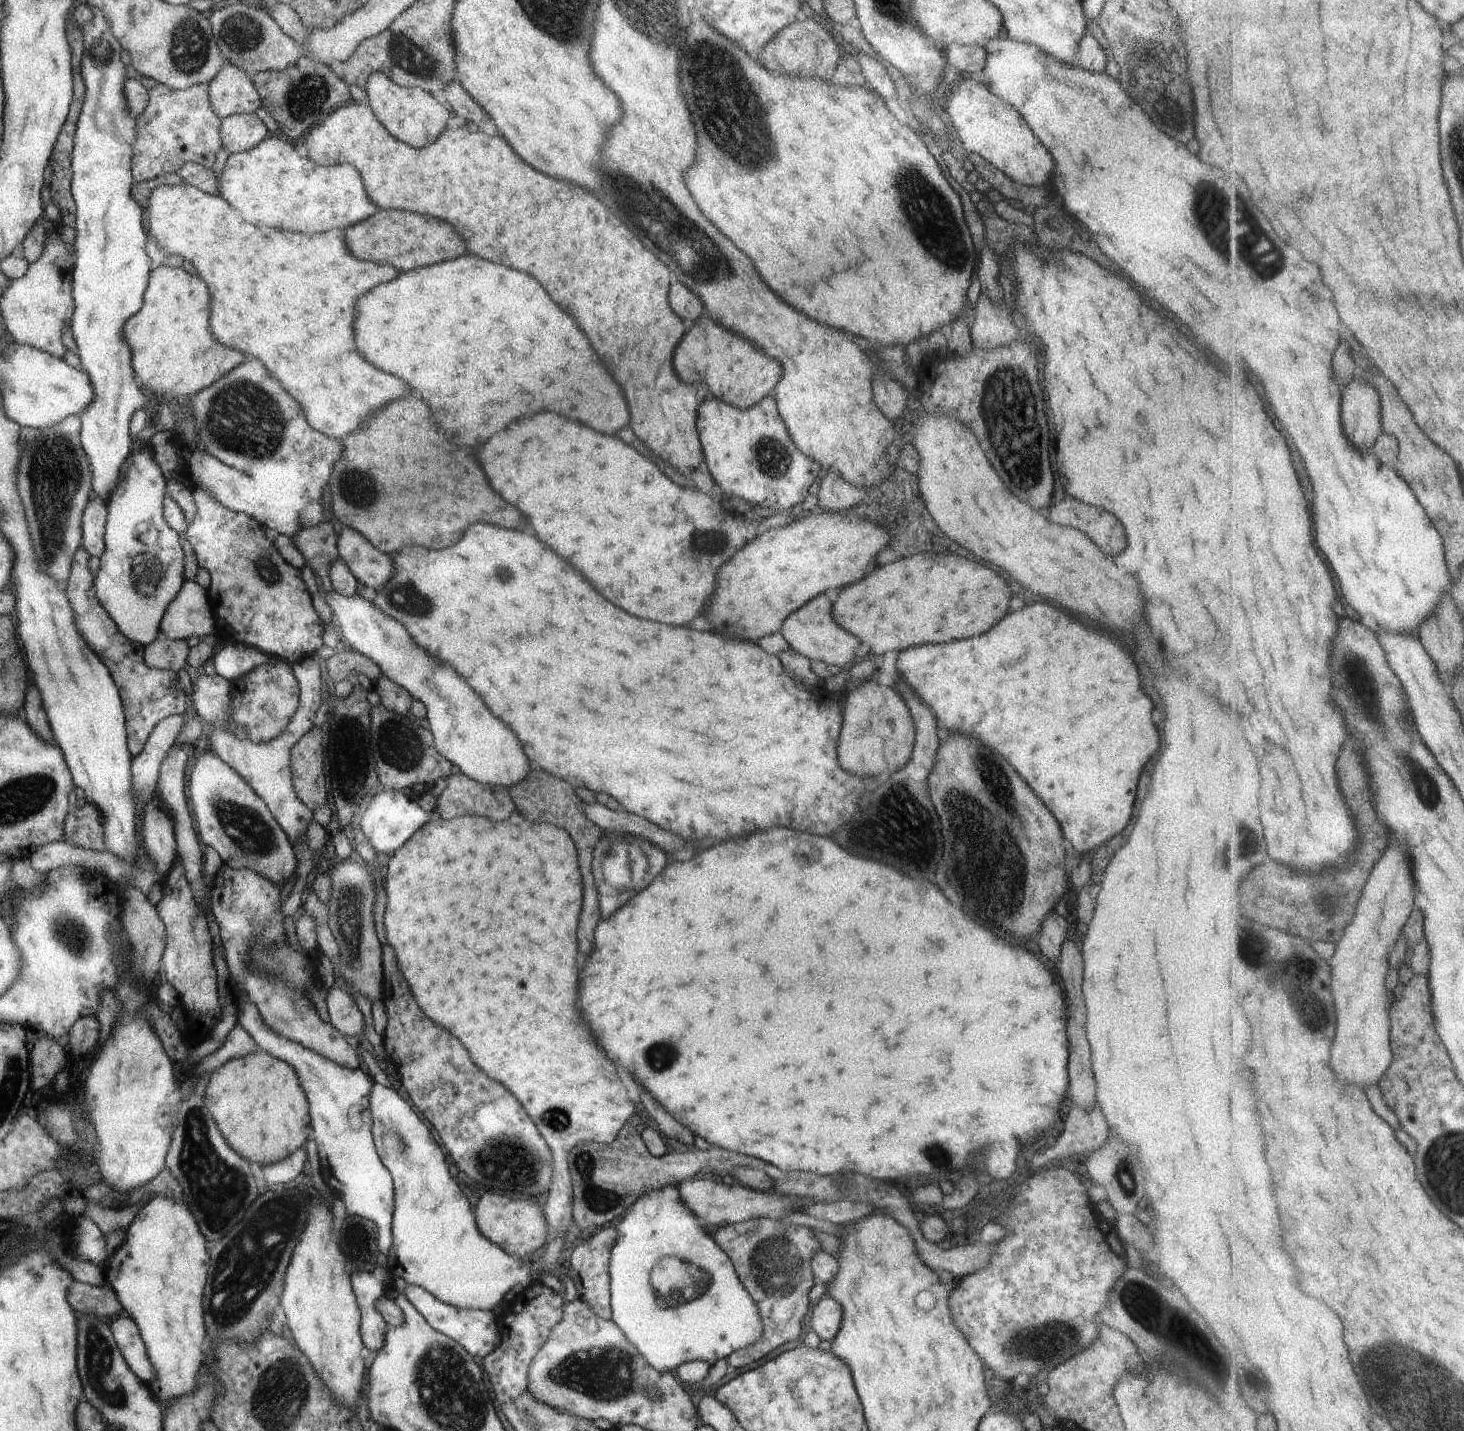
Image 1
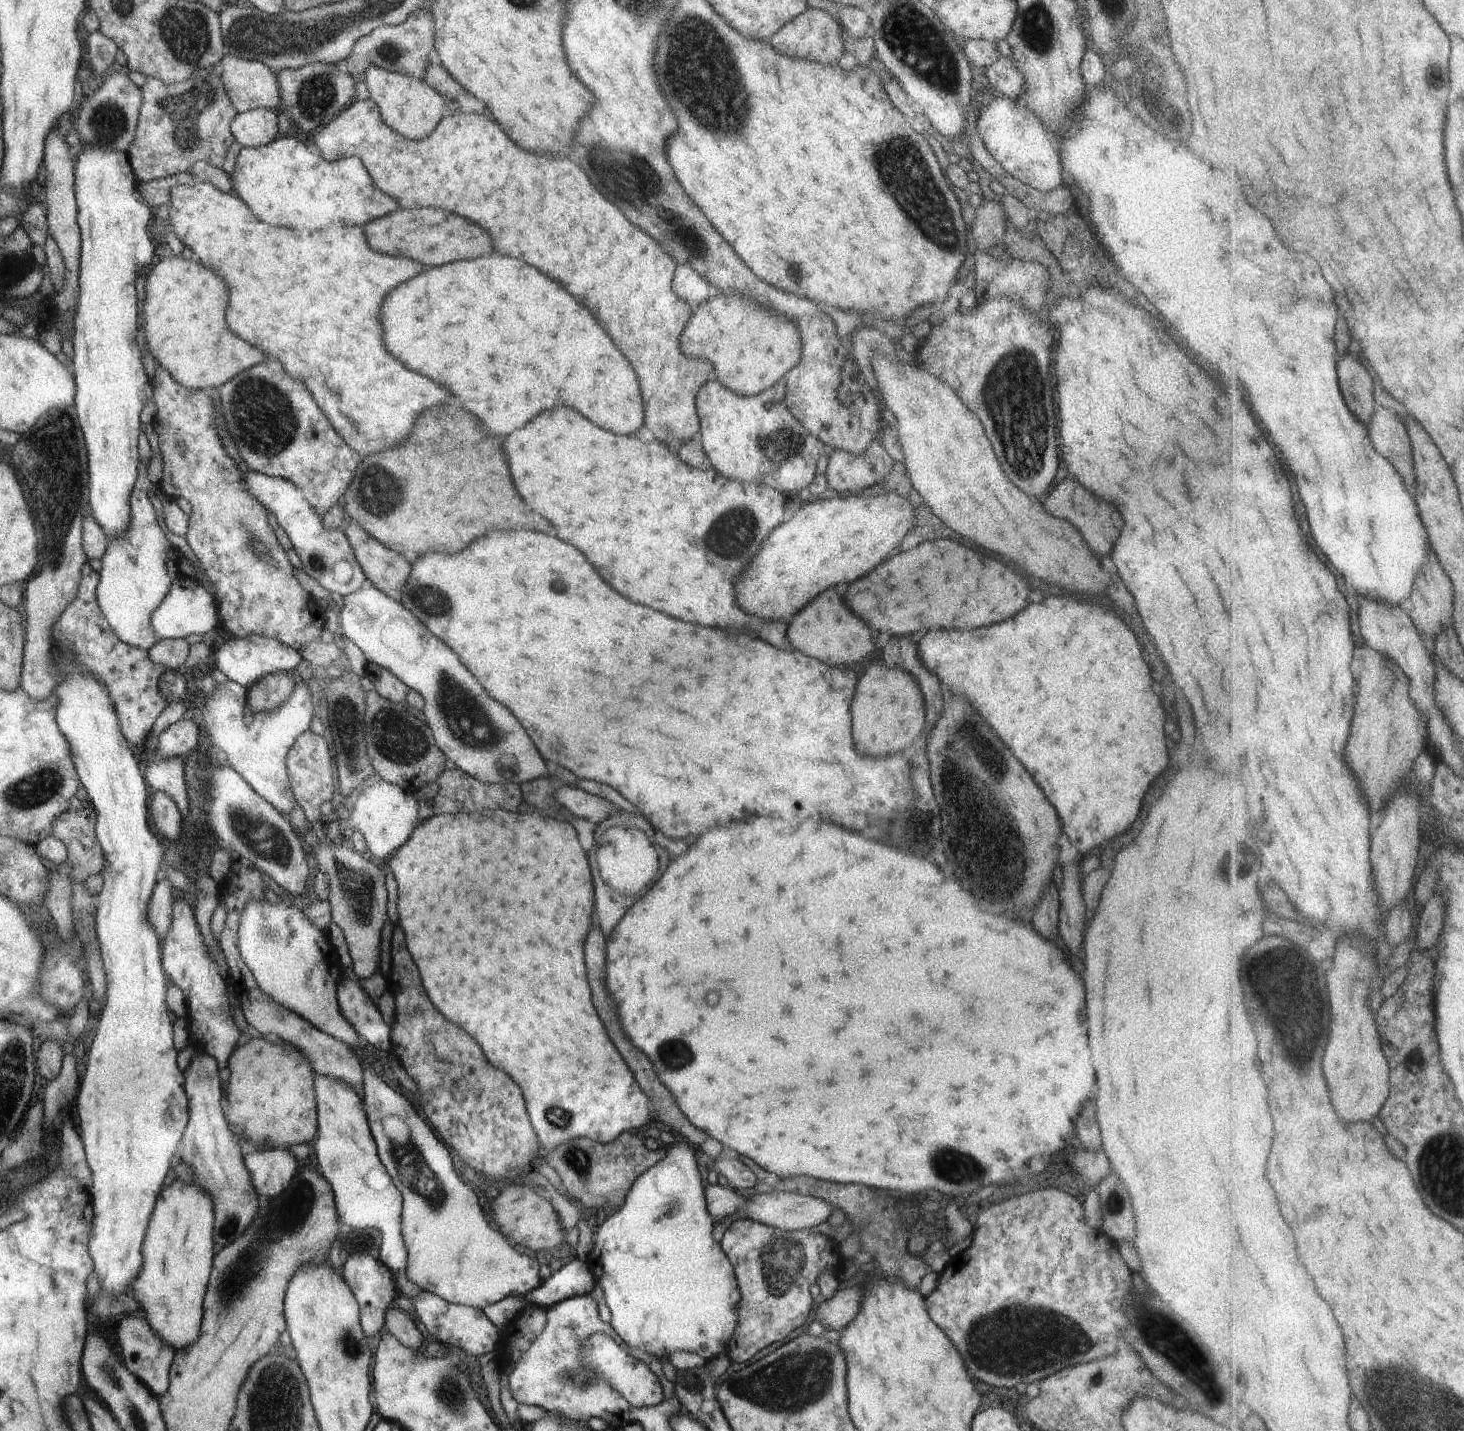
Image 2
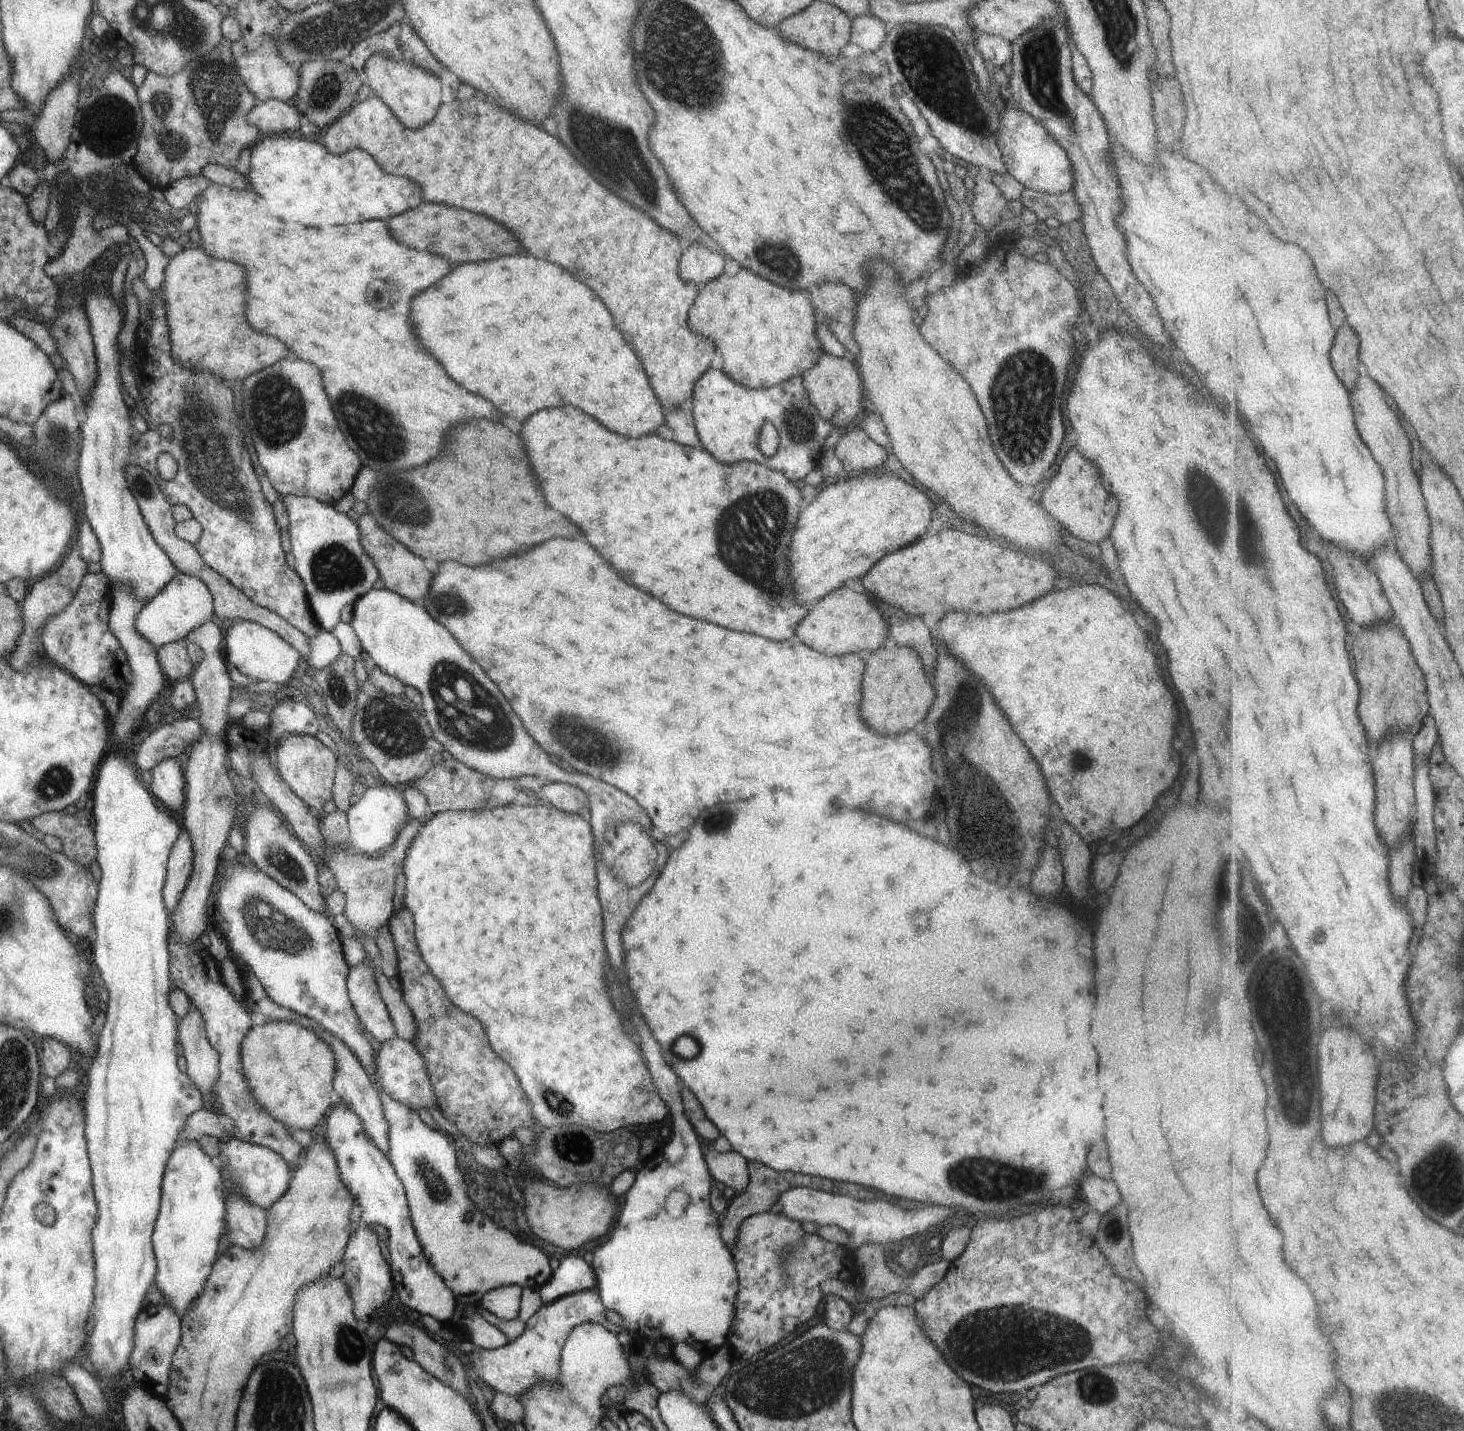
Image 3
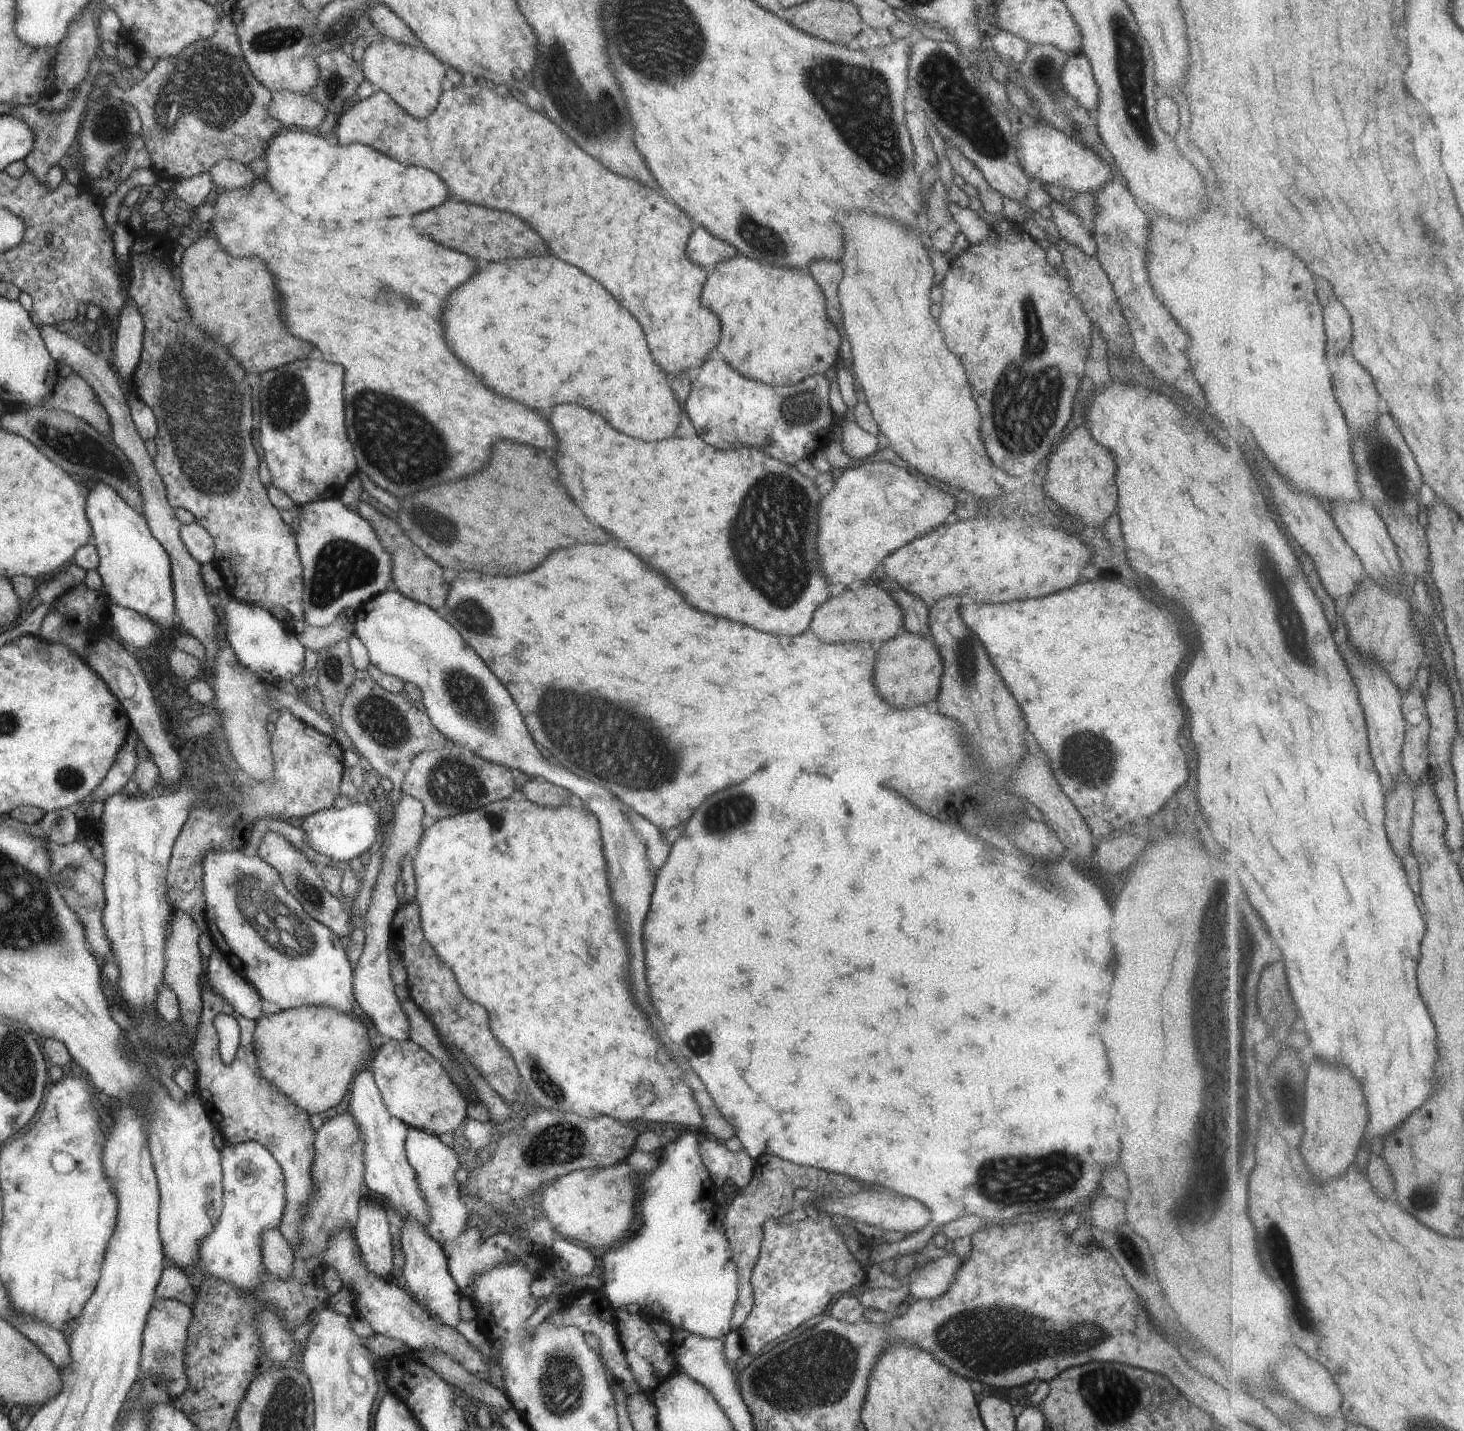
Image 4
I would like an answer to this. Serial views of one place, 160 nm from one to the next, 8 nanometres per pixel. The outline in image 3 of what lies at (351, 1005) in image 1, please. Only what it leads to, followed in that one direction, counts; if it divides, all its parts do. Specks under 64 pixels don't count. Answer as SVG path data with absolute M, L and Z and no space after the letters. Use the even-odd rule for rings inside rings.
M368 957L352 967L347 974L347 993L365 1032L370 1032L380 1044L384 1044L396 1036L395 1026L375 983L374 967Z

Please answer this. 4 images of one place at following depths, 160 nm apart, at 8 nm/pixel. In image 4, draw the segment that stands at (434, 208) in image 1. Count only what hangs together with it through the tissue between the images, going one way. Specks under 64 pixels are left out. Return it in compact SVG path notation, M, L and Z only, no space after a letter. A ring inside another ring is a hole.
M477 82L471 87L462 85L454 86L449 91L444 91L439 96L439 103L436 107L436 112L432 113L430 118L417 119L411 114L408 114L389 94L384 91L376 90L373 95L367 99L360 99L359 103L354 104L348 111L343 111L338 115L337 124L334 127L334 133L338 136L338 142L341 145L349 145L350 143L360 143L368 145L374 150L406 164L406 166L422 166L428 168L430 172L438 174L438 178L442 178L446 182L448 188L448 196L454 196L458 202L470 202L470 204L480 204L486 208L494 208L494 210L502 210L502 212L510 212L518 218L522 218L524 222L528 222L546 242L546 246L550 248L550 252L560 258L566 260L572 266L578 266L580 270L584 270L586 274L590 274L592 278L596 278L602 286L606 286L606 290L616 298L618 294L618 302L622 306L626 306L626 310L638 320L638 324L642 326L644 334L646 334L646 342L650 346L650 354L654 358L654 362L660 367L660 370L671 377L679 373L686 373L694 366L700 366L710 356L710 350L716 348L720 340L721 326L717 314L702 306L701 294L704 288L704 283L707 281L707 276L710 271L703 269L701 266L696 266L686 254L686 247L692 232L691 226L693 222L691 218L676 206L669 198L667 198L662 190L660 194L658 190L646 188L636 184L634 180L628 178L620 178L616 174L612 174L610 170L606 170L602 164L598 164L594 158L590 158L586 152L582 152L570 138L566 138L566 134L554 126L546 116L532 112L528 106L520 104L514 96L496 96L494 90L490 88L480 88Z

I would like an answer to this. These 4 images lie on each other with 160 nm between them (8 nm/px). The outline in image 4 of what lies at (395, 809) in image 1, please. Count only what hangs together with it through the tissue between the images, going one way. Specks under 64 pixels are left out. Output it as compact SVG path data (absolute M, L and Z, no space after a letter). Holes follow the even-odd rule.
M354 802L341 810L336 810L332 806L308 815L300 827L307 834L307 841L314 850L333 858L337 863L346 863L354 856L366 852L380 838L380 826L380 814L372 812L372 809L364 803Z

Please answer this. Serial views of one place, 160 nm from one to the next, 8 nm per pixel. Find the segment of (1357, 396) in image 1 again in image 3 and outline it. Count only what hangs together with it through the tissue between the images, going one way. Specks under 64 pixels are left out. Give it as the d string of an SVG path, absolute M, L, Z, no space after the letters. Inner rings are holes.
M1350 326L1342 328L1338 334L1338 342L1334 346L1334 366L1338 366L1338 374L1342 374L1346 386L1354 390L1360 378L1360 336Z

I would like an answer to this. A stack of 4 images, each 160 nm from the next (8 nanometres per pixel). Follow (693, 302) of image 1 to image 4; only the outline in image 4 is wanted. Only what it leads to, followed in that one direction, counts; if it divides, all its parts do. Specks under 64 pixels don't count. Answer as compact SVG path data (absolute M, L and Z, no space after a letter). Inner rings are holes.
M696 226L690 235L686 254L696 266L712 271L718 263L733 259L738 252L733 246L717 239L705 228Z

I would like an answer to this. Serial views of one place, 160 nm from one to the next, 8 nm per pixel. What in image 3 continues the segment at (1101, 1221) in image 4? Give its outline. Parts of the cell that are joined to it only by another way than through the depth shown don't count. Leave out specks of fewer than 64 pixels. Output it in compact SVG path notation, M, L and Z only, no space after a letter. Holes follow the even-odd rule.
M1087 1171L1078 1182L1076 1190L1081 1193L1082 1198L1100 1216L1107 1213L1122 1201L1117 1184L1112 1180L1098 1178L1094 1173Z

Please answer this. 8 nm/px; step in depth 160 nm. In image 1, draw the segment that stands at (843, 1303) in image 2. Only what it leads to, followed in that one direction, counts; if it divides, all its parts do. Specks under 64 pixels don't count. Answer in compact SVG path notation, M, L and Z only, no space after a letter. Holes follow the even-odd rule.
M821 1298L810 1314L811 1330L814 1330L821 1340L832 1341L841 1326L842 1310L842 1306L834 1298Z

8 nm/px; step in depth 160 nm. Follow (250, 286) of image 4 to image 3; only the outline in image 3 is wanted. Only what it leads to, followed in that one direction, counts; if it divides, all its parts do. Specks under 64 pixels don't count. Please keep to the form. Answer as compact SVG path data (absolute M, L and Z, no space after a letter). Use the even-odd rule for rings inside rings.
M195 246L172 255L165 268L161 303L165 304L173 360L190 369L208 371L222 380L244 380L246 376L282 360L288 354L288 348L276 338L258 334L244 320L244 290L244 270L232 262L211 257Z

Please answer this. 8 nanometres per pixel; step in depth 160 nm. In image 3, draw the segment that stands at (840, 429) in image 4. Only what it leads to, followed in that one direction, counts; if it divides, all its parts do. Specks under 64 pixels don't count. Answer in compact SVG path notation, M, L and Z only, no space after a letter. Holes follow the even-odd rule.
M859 425L842 432L834 454L845 468L843 476L874 472L888 458L887 450L874 442Z

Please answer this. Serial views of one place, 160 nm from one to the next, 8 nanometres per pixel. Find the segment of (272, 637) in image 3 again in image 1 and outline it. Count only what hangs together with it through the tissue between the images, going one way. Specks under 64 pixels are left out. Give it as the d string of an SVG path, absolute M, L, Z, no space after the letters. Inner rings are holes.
M229 640L225 642L225 647L220 652L213 655L211 661L219 676L232 682L236 678L250 674L250 670L254 670L258 666L280 662L280 658L272 656L272 654L264 654L258 648Z

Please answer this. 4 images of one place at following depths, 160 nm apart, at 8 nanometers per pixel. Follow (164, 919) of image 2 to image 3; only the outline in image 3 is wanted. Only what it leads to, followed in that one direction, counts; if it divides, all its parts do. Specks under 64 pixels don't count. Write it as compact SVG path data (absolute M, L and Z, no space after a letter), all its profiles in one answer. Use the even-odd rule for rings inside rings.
M185 827L180 831L167 862L167 877L162 889L166 910L172 914L181 901L192 867L193 846Z

